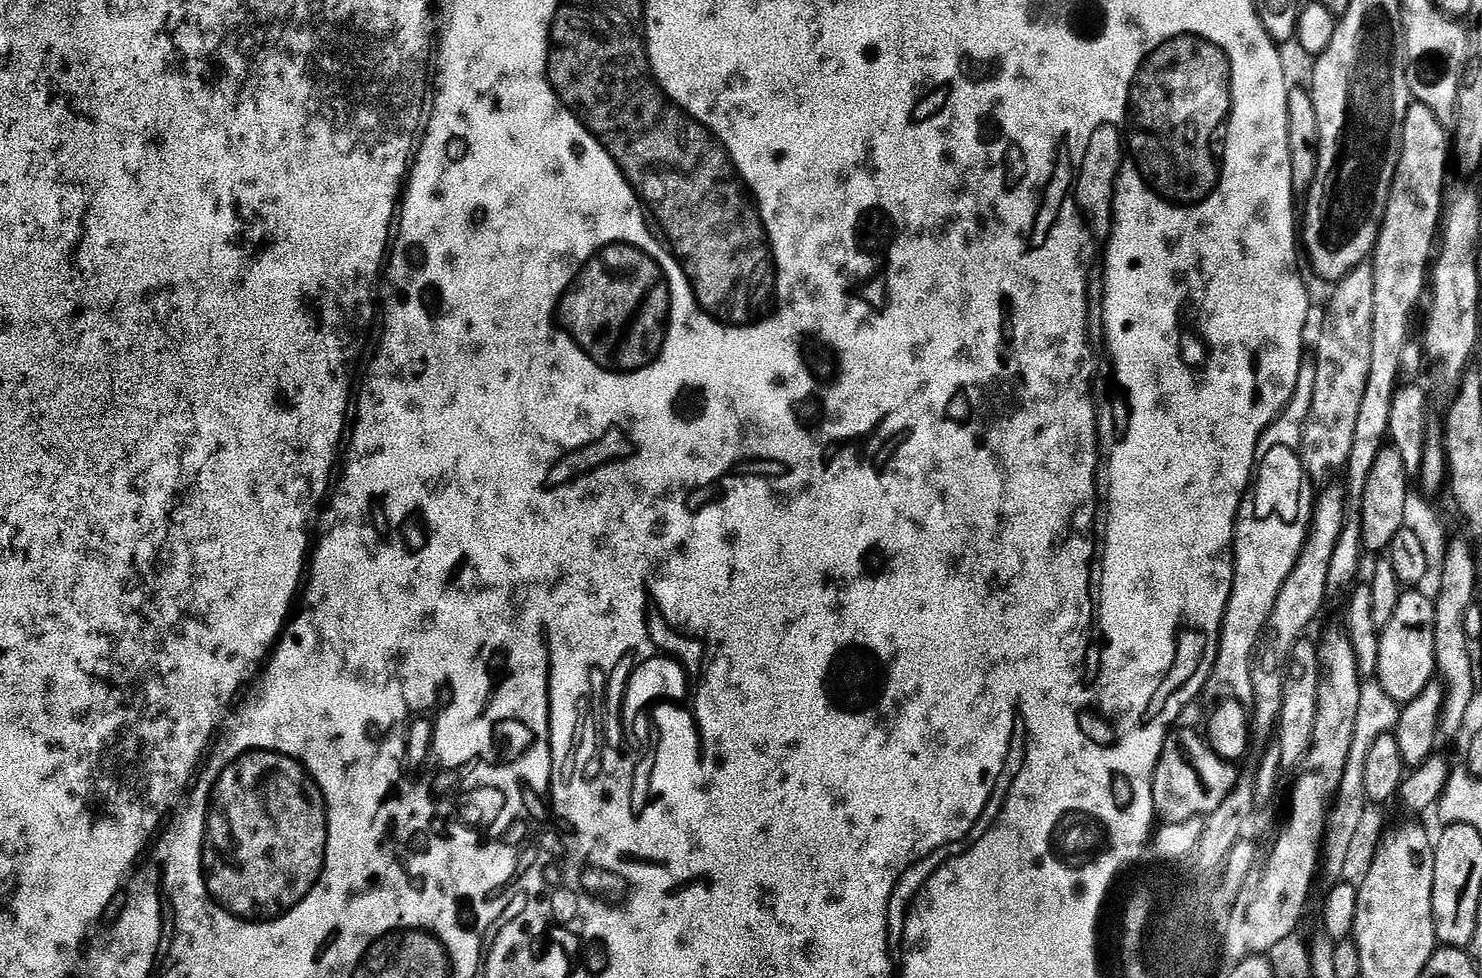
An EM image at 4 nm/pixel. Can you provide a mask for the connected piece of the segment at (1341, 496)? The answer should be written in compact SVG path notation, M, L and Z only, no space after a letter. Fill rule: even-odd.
M1338 484L1325 487L1315 499L1312 512L1312 524L1309 528L1307 542L1302 554L1295 564L1290 578L1279 591L1278 601L1267 620L1264 634L1253 657L1251 684L1255 694L1252 699L1253 733L1266 736L1275 731L1280 719L1283 704L1283 685L1285 683L1288 664L1295 644L1308 632L1308 626L1321 612L1326 594L1329 593L1328 578L1330 560L1337 548L1338 538L1347 520L1347 495L1345 489Z

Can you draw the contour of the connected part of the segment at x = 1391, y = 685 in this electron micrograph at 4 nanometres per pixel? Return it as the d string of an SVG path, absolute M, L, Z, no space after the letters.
M1404 590L1400 593L1400 601L1389 625L1381 631L1375 679L1399 706L1418 698L1437 675L1434 654L1435 613L1436 606L1431 595L1423 596L1420 590Z

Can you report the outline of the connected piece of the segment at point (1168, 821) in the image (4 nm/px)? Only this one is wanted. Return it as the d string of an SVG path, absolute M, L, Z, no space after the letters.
M1183 728L1168 733L1168 741L1164 744L1160 762L1154 772L1152 789L1156 818L1164 826L1207 818L1225 802L1226 796L1234 790L1238 777L1235 763L1218 758L1201 733L1199 736Z

